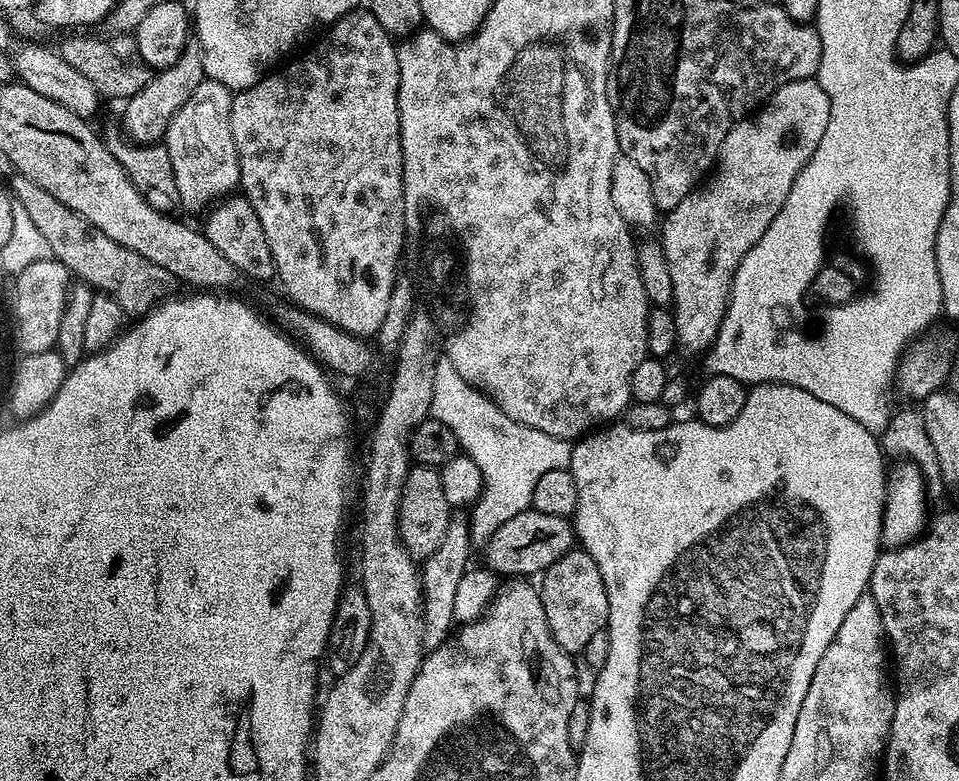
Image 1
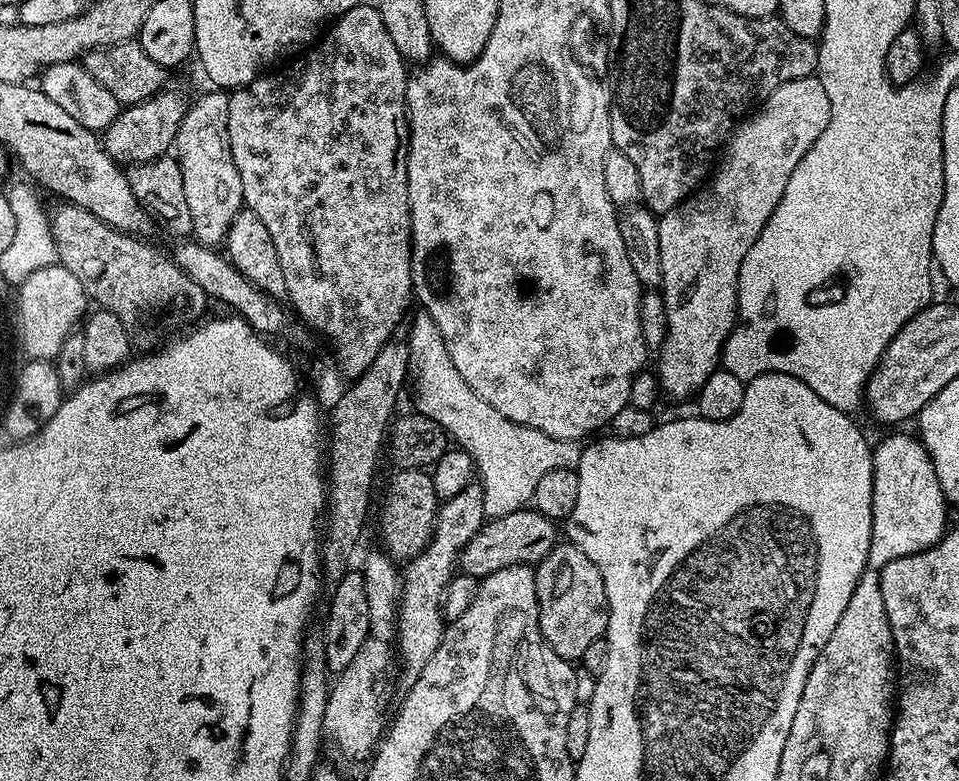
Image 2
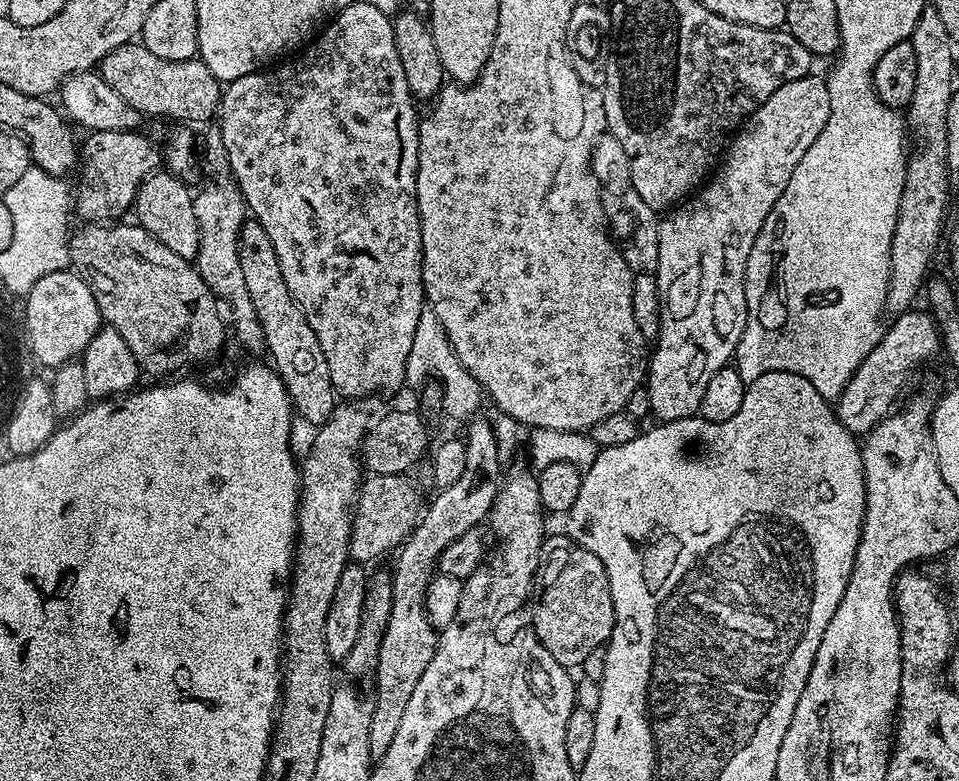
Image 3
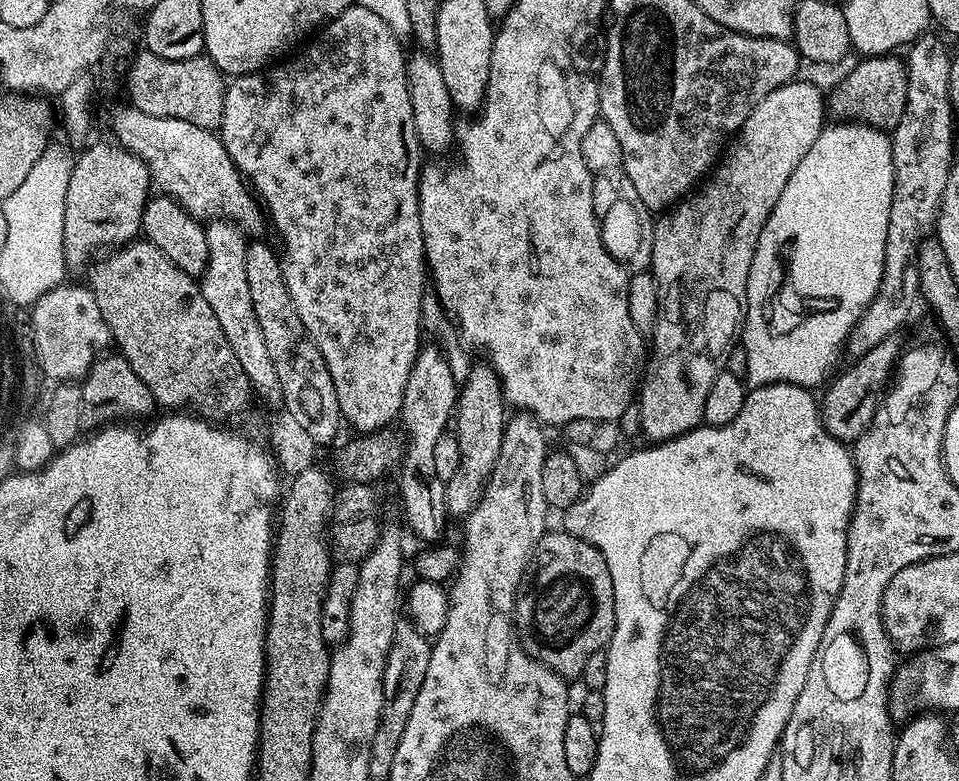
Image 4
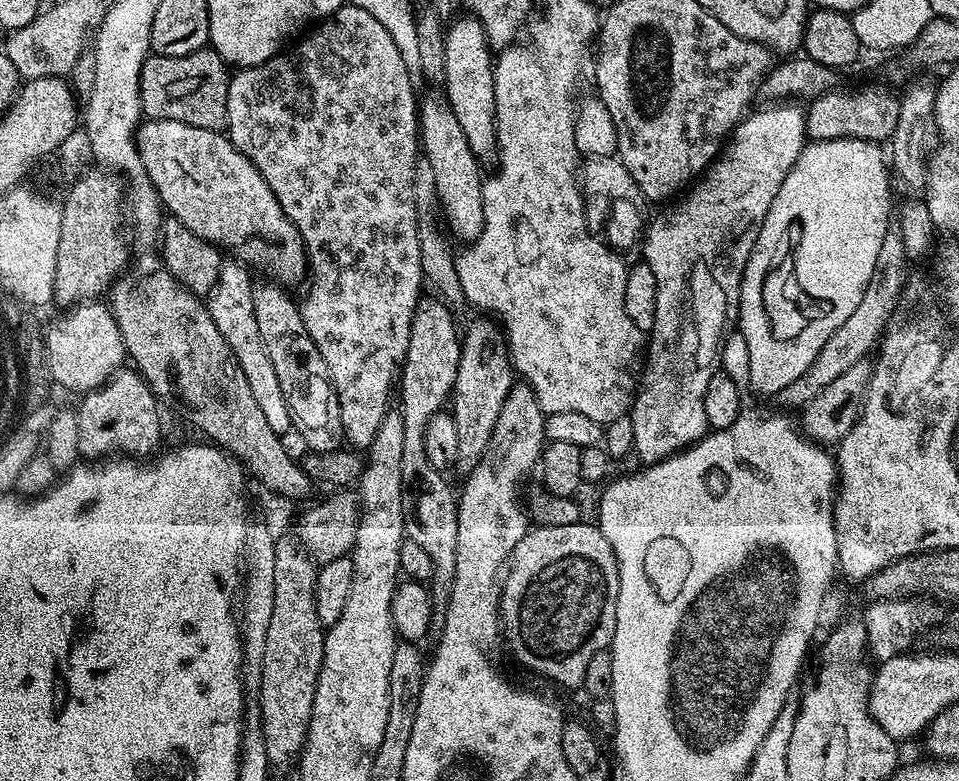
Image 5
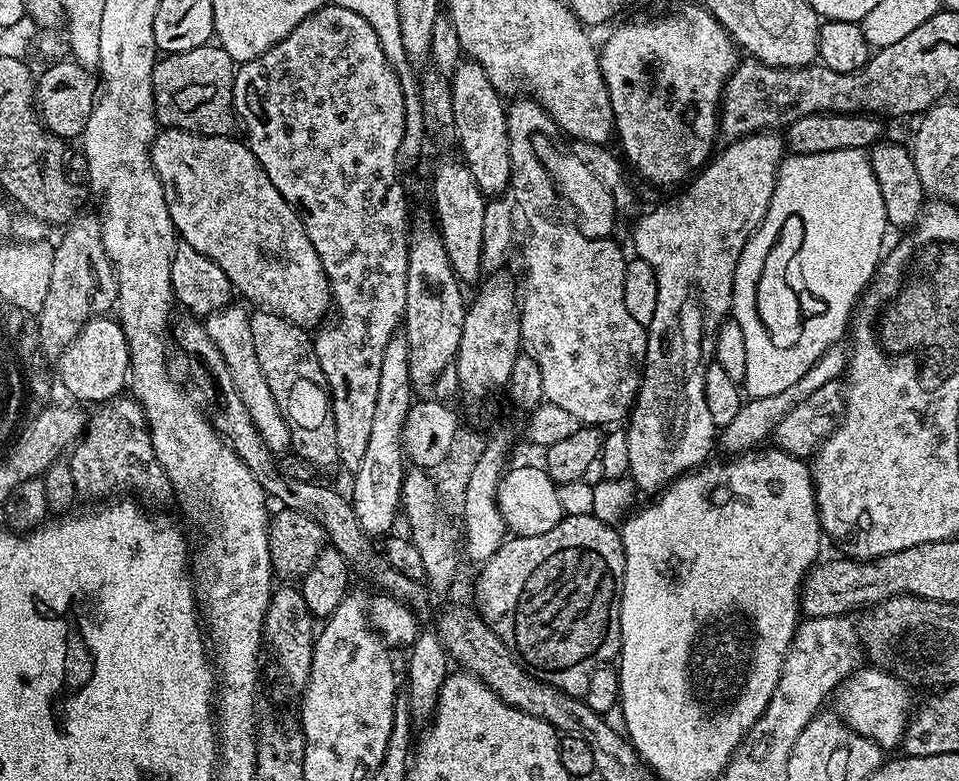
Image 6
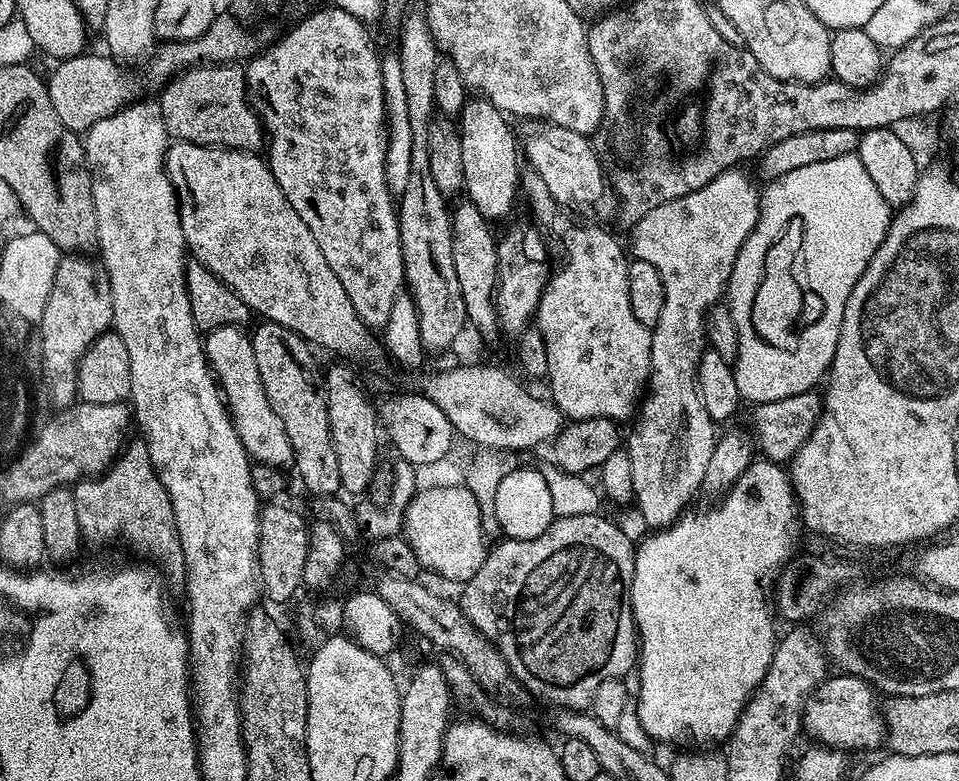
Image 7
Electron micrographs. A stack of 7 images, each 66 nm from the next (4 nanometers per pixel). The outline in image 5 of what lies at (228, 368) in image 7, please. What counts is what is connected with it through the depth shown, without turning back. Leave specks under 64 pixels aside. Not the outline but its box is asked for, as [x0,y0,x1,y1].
[206,262,292,434]

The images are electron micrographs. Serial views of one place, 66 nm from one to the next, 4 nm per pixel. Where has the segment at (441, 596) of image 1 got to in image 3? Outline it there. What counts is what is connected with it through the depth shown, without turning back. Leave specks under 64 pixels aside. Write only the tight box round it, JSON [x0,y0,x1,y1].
[368,418,502,758]

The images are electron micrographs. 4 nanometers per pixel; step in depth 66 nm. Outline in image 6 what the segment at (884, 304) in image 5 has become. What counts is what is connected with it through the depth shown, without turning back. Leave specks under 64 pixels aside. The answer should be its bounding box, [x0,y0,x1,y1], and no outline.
[719,346,848,454]

